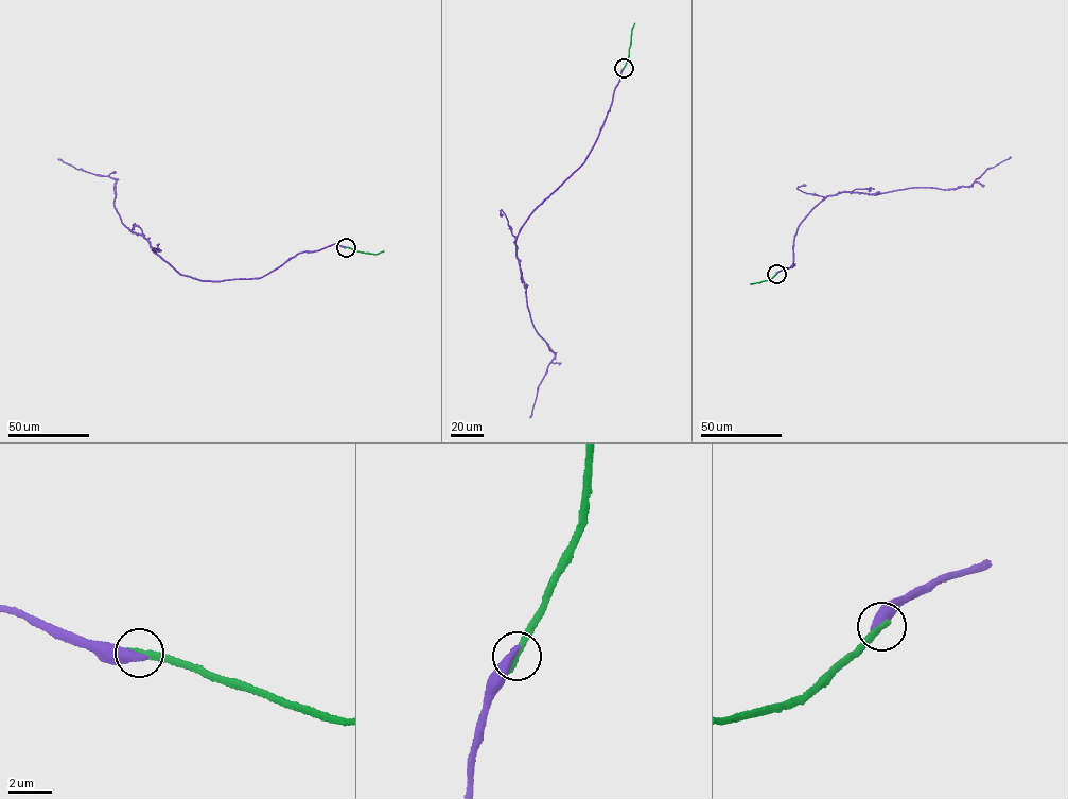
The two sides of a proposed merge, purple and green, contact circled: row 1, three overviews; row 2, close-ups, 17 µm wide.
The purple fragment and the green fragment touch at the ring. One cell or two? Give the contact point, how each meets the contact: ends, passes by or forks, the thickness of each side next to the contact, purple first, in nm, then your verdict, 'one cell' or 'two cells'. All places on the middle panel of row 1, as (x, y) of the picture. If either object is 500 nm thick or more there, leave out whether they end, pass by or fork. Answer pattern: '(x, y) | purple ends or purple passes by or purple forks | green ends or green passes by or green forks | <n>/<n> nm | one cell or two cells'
(624, 68) | 500/400 nm | two cells

